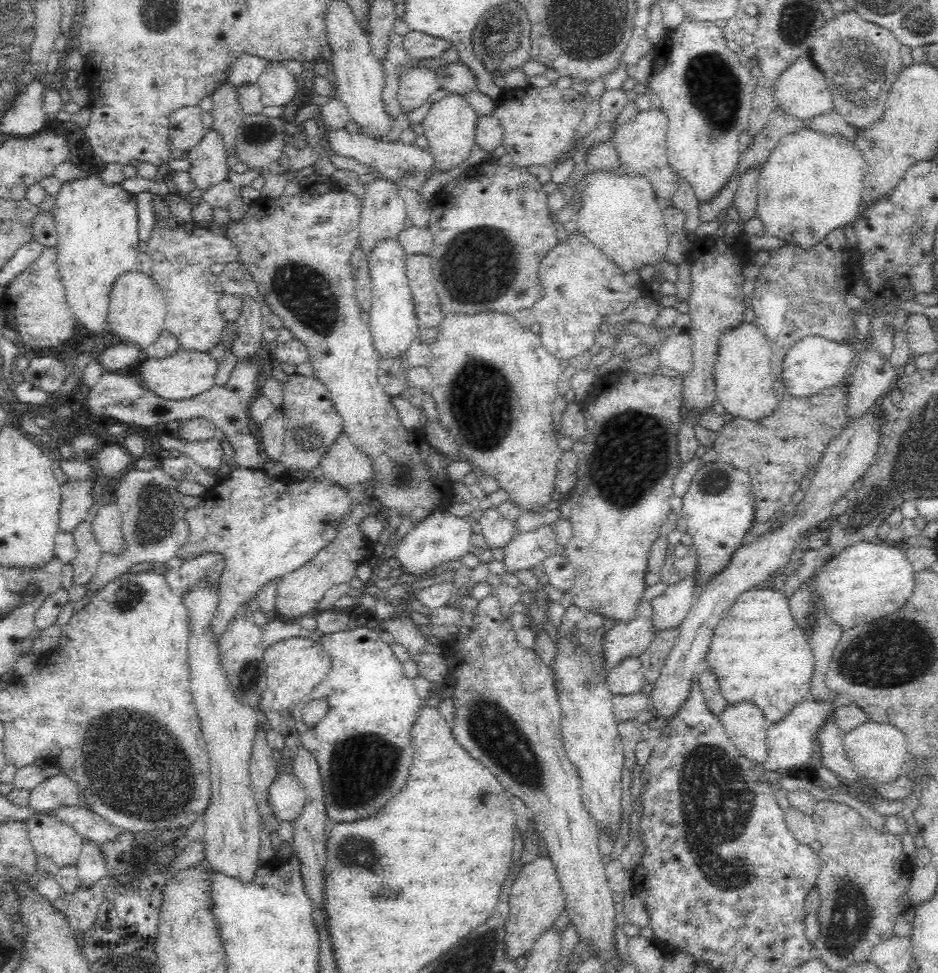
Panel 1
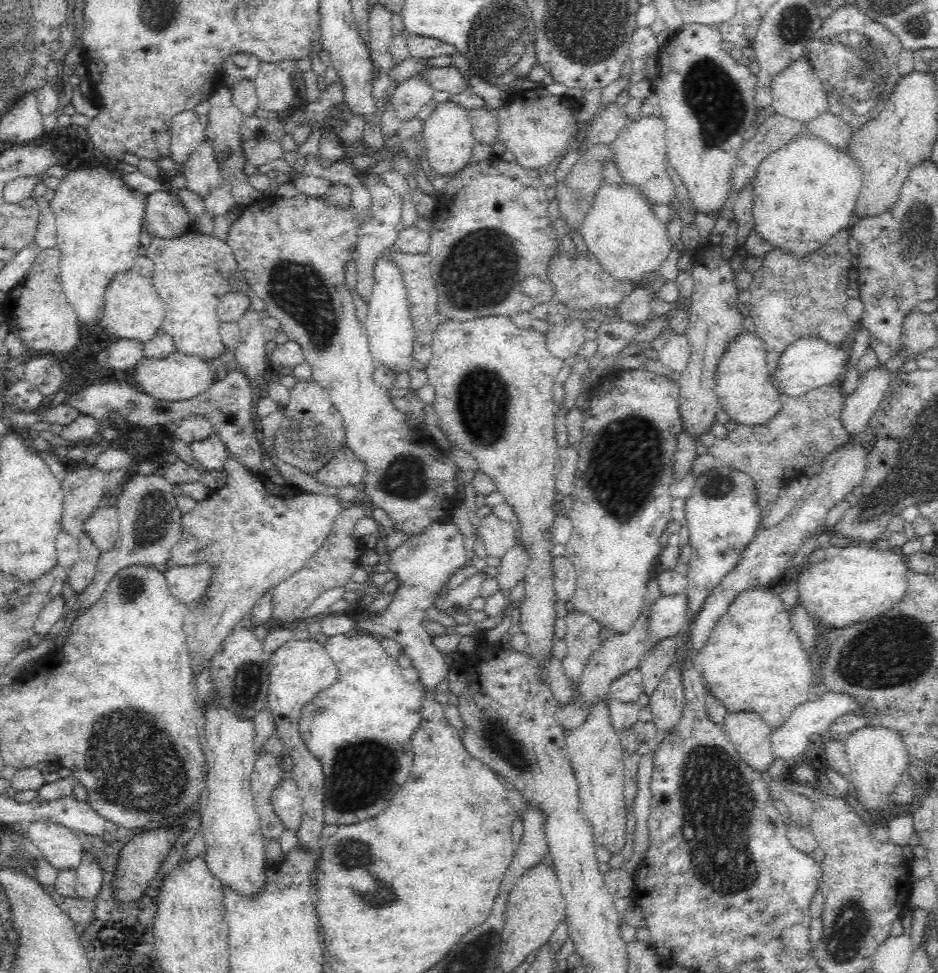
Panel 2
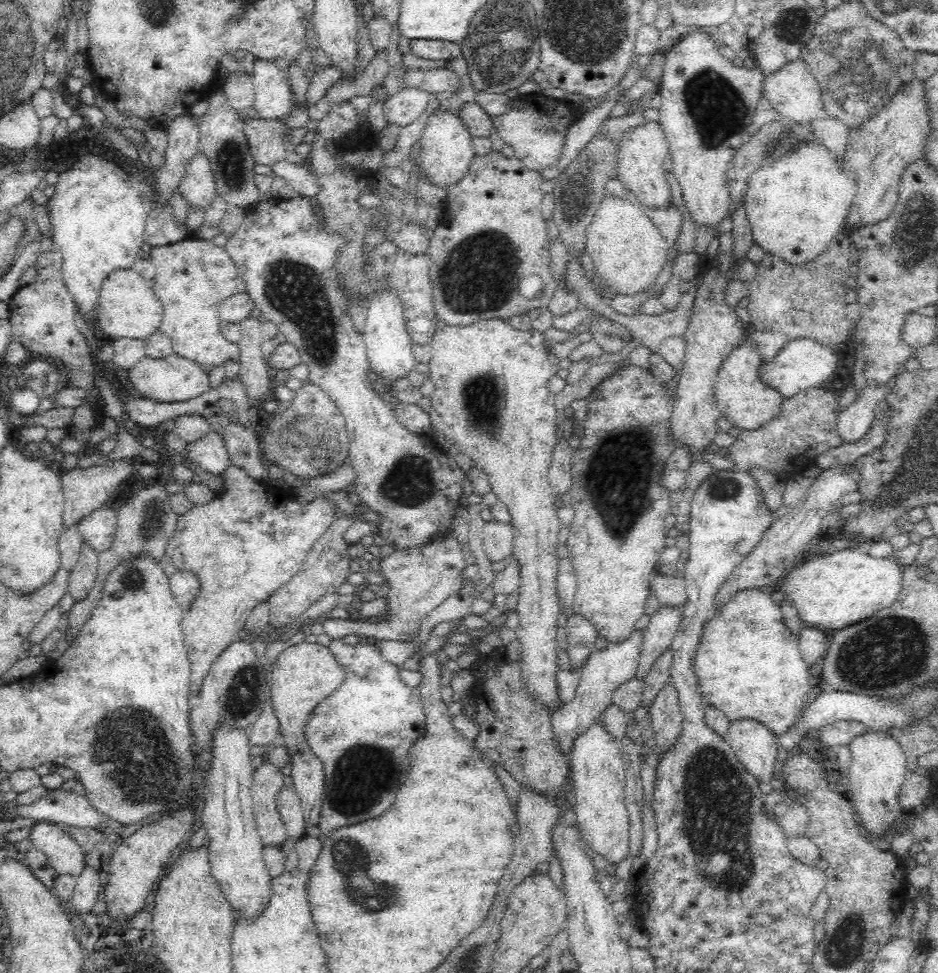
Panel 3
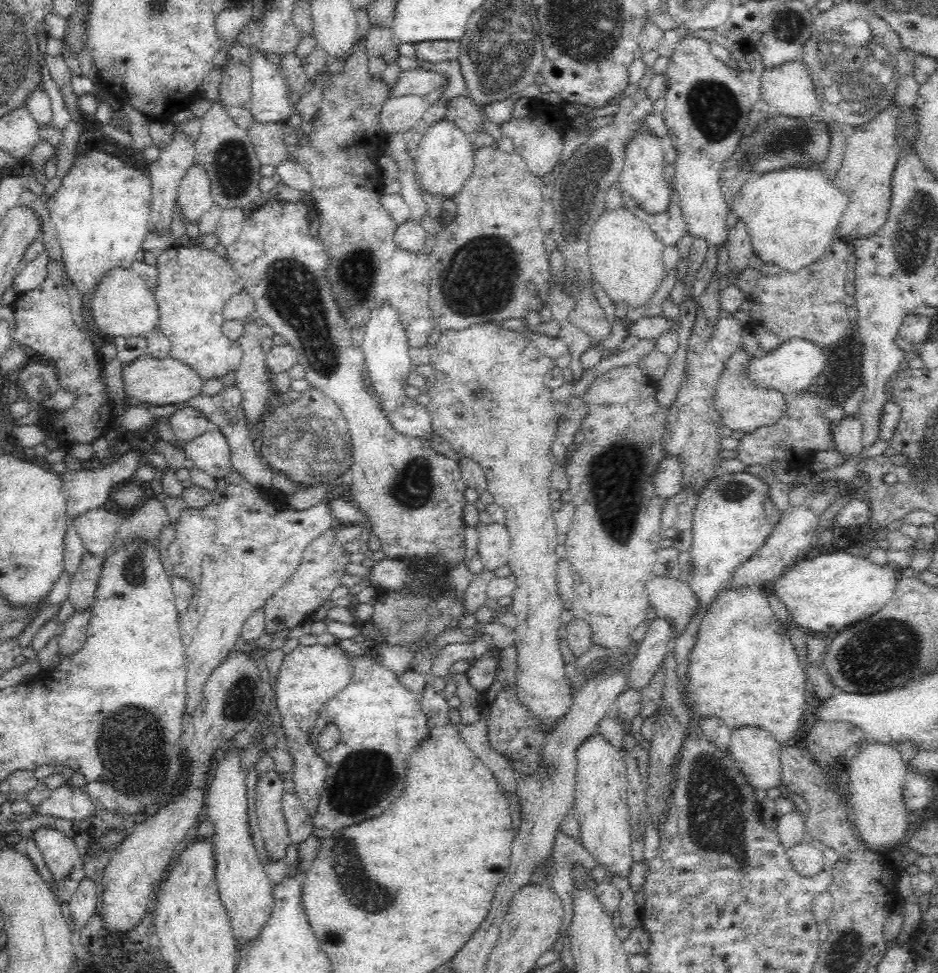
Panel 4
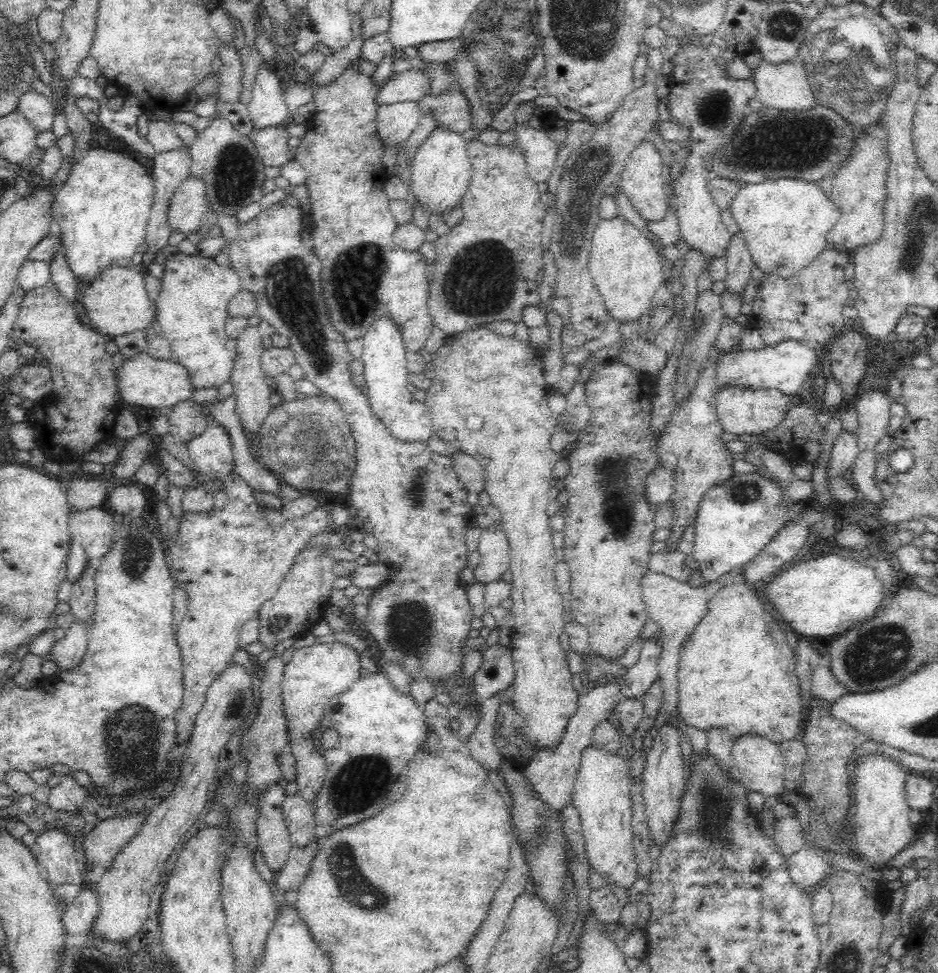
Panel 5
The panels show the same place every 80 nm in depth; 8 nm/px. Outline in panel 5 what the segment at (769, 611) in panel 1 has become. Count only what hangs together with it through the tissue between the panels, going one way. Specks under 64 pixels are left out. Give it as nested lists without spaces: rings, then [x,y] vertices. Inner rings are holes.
[[[734,582],[714,592],[708,600],[708,612],[692,631],[679,656],[678,711],[686,725],[704,732],[718,726],[726,730],[732,740],[744,732],[753,732],[780,744],[799,738],[806,715],[802,707],[800,678],[795,671],[797,660],[788,644],[785,627],[777,615],[766,609],[759,596],[758,588]]]

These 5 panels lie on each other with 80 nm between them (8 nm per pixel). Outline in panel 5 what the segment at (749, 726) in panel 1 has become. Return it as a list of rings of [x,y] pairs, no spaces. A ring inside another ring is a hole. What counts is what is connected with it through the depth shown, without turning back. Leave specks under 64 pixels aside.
[[[744,732],[733,740],[731,756],[736,761],[739,770],[739,780],[746,785],[749,792],[762,792],[763,796],[784,797],[784,778],[785,768],[783,755],[778,743],[770,741],[767,736],[754,734],[753,732]]]

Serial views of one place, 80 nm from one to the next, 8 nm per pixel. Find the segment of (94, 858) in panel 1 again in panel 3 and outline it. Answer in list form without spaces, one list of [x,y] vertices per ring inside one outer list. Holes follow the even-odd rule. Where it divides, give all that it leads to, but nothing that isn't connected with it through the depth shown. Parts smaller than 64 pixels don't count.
[[[85,862],[76,880],[75,891],[70,900],[71,905],[73,910],[77,910],[77,914],[88,914],[99,899],[99,892],[102,890],[99,872]]]

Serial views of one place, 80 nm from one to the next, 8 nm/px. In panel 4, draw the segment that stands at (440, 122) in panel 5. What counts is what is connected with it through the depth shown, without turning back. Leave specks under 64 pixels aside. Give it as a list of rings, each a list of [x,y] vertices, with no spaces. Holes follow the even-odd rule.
[[[466,95],[447,100],[448,110],[445,118],[456,123],[469,136],[482,133],[482,111],[480,107]]]

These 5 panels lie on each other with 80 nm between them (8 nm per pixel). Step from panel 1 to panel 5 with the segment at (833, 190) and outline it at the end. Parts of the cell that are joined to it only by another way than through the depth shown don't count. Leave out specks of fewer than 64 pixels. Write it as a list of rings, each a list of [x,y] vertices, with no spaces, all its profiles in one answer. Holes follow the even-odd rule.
[[[798,178],[762,180],[758,184],[742,184],[729,209],[744,235],[752,261],[765,274],[776,274],[780,277],[790,277],[800,273],[828,248],[826,240],[828,240],[830,230],[842,216],[840,207],[832,204],[832,200],[820,190],[818,184],[808,182],[808,180],[798,180]]]

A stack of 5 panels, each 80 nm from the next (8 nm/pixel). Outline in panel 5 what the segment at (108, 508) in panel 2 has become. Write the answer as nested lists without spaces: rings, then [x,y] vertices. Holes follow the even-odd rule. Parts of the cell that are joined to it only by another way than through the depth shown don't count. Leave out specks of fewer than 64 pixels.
[[[103,506],[69,514],[71,538],[82,545],[87,558],[97,567],[112,546],[116,526],[115,516]]]

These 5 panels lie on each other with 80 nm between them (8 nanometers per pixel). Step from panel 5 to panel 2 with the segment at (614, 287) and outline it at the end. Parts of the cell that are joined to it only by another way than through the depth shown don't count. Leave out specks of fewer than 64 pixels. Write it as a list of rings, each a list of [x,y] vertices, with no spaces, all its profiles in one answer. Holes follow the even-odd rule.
[[[604,178],[600,180],[595,200],[579,229],[584,243],[588,246],[588,251],[594,254],[598,263],[608,272],[608,275],[618,281],[632,281],[634,285],[637,285],[643,278],[654,276],[655,272],[659,270],[659,266],[663,265],[668,258],[672,245],[667,236],[666,224],[656,217],[656,214],[652,211],[652,205],[644,197],[639,186],[625,182],[620,186],[619,184],[610,184]]]

